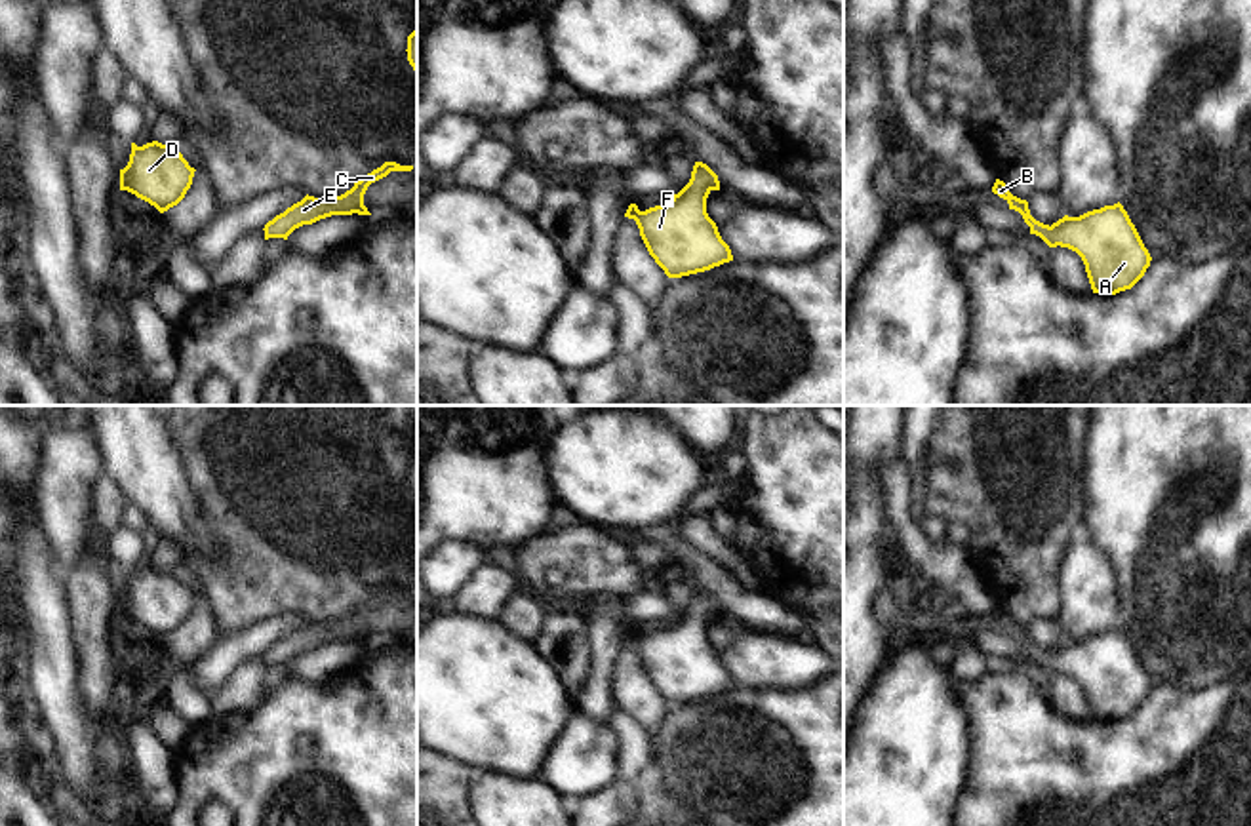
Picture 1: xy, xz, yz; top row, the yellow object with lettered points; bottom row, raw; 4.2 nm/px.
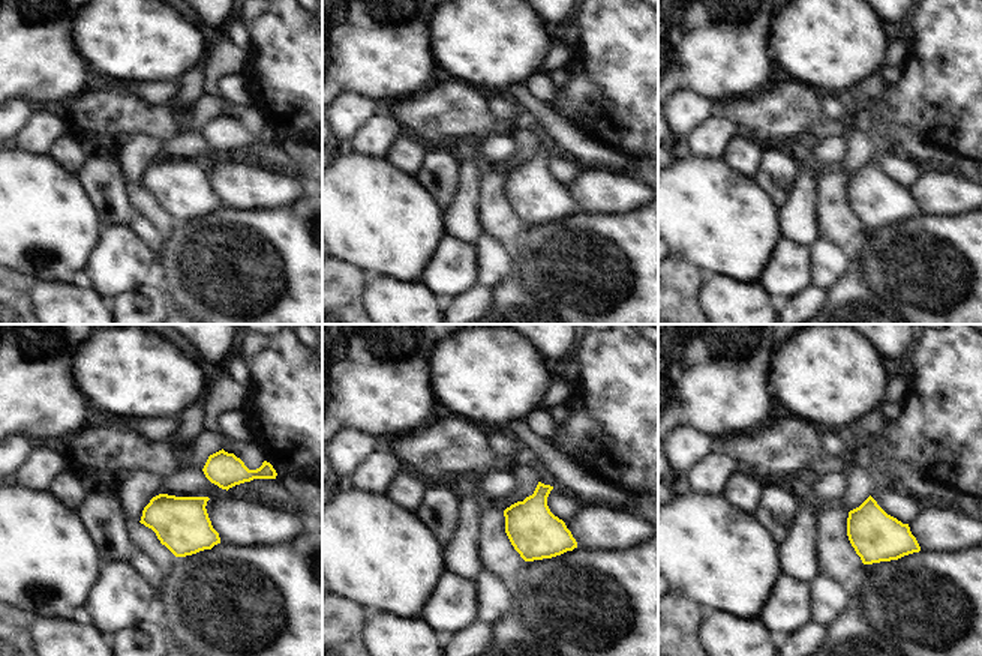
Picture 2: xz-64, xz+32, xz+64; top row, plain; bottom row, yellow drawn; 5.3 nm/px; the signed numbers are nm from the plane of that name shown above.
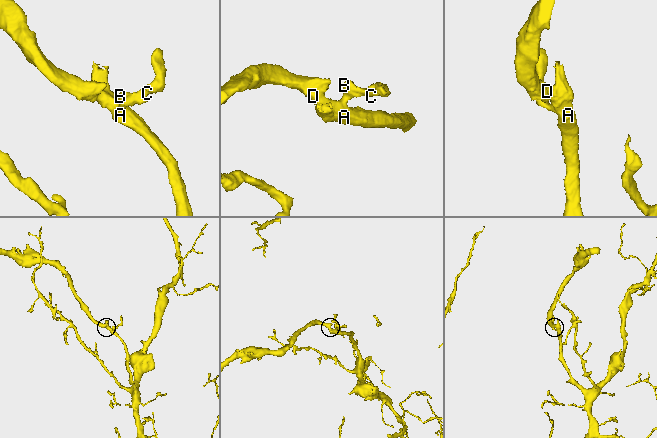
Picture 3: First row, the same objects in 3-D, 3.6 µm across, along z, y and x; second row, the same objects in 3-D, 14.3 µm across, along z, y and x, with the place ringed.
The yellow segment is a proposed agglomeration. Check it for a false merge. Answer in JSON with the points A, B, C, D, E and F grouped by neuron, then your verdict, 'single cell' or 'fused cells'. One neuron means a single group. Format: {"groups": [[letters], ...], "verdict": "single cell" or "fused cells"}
{"groups": [["A", "B", "C", "D", "E", "F"]], "verdict": "single cell"}

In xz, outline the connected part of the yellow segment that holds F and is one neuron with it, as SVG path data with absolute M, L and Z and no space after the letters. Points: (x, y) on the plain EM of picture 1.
M695 588L689 609L663 632L640 638L630 630L625 643L634 645L640 662L668 704L682 704L733 687L716 649L706 639L706 624L720 617L718 601Z

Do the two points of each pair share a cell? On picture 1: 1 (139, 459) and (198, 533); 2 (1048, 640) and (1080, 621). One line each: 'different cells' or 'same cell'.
1: same cell
2: different cells

